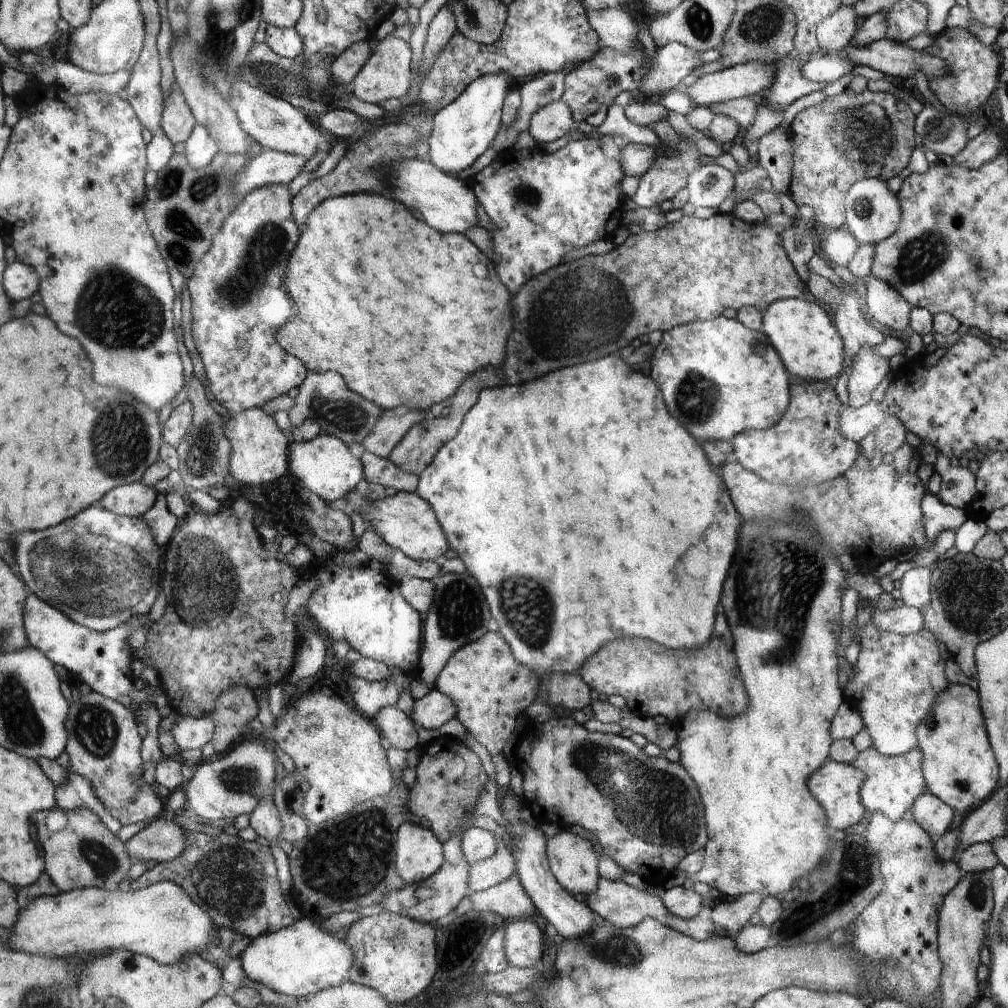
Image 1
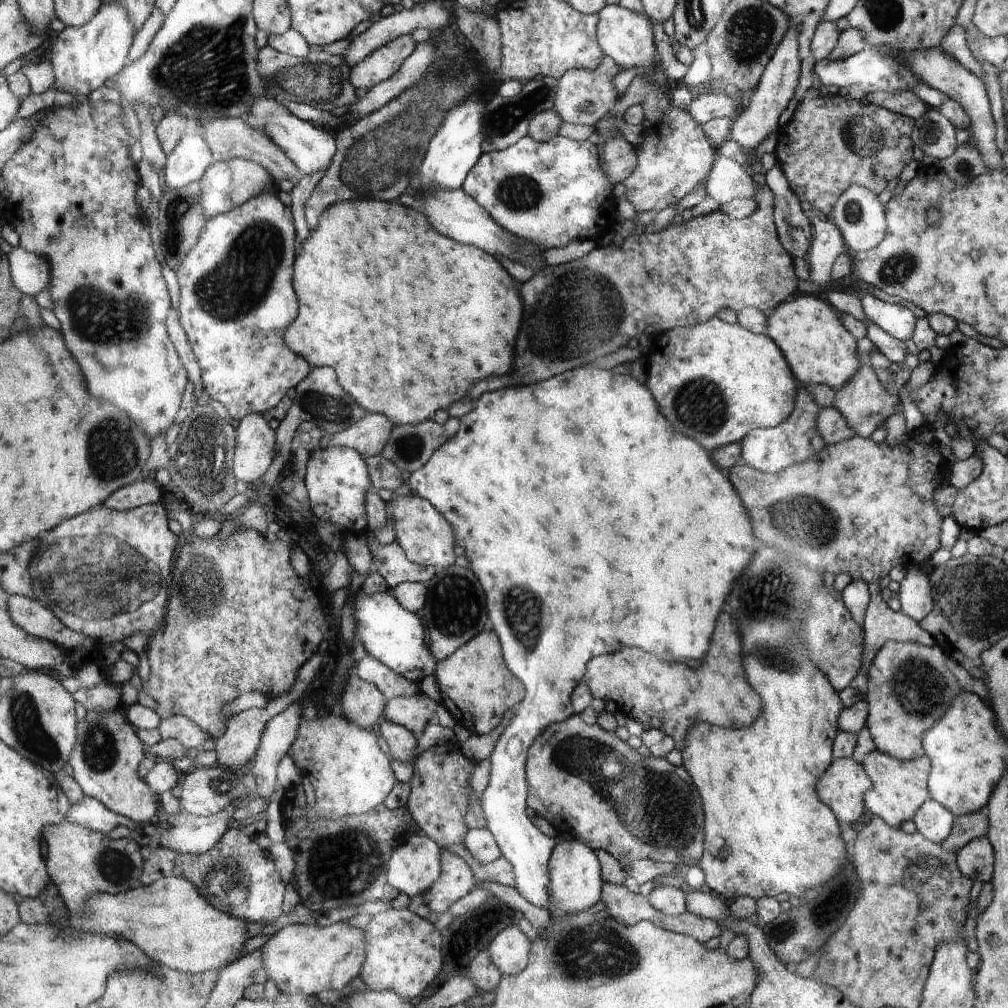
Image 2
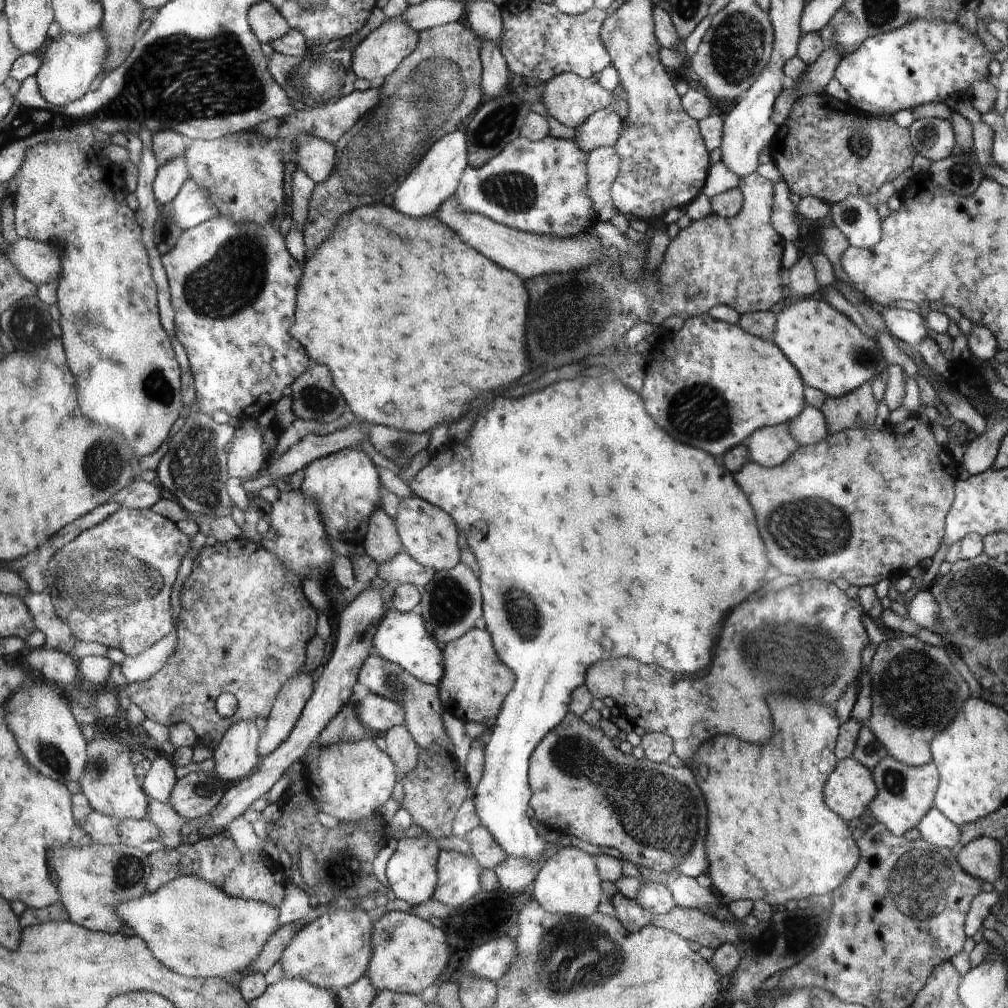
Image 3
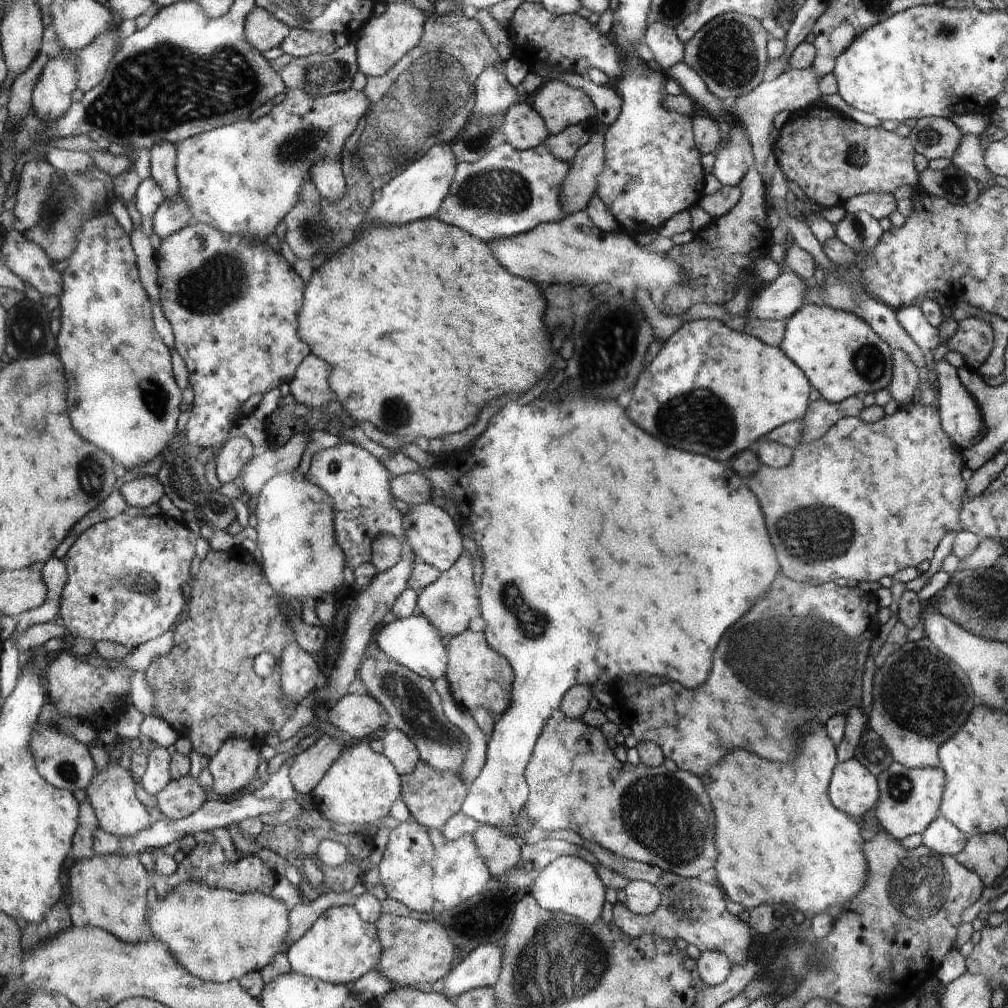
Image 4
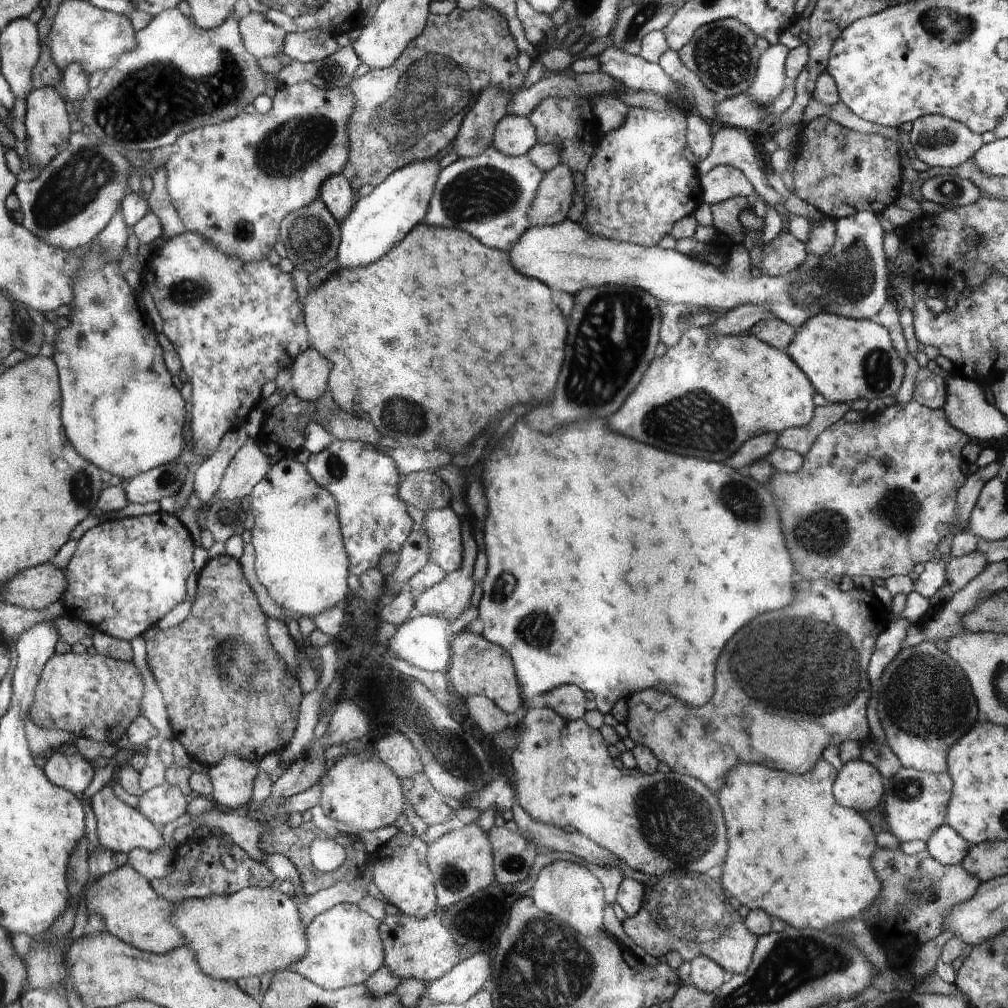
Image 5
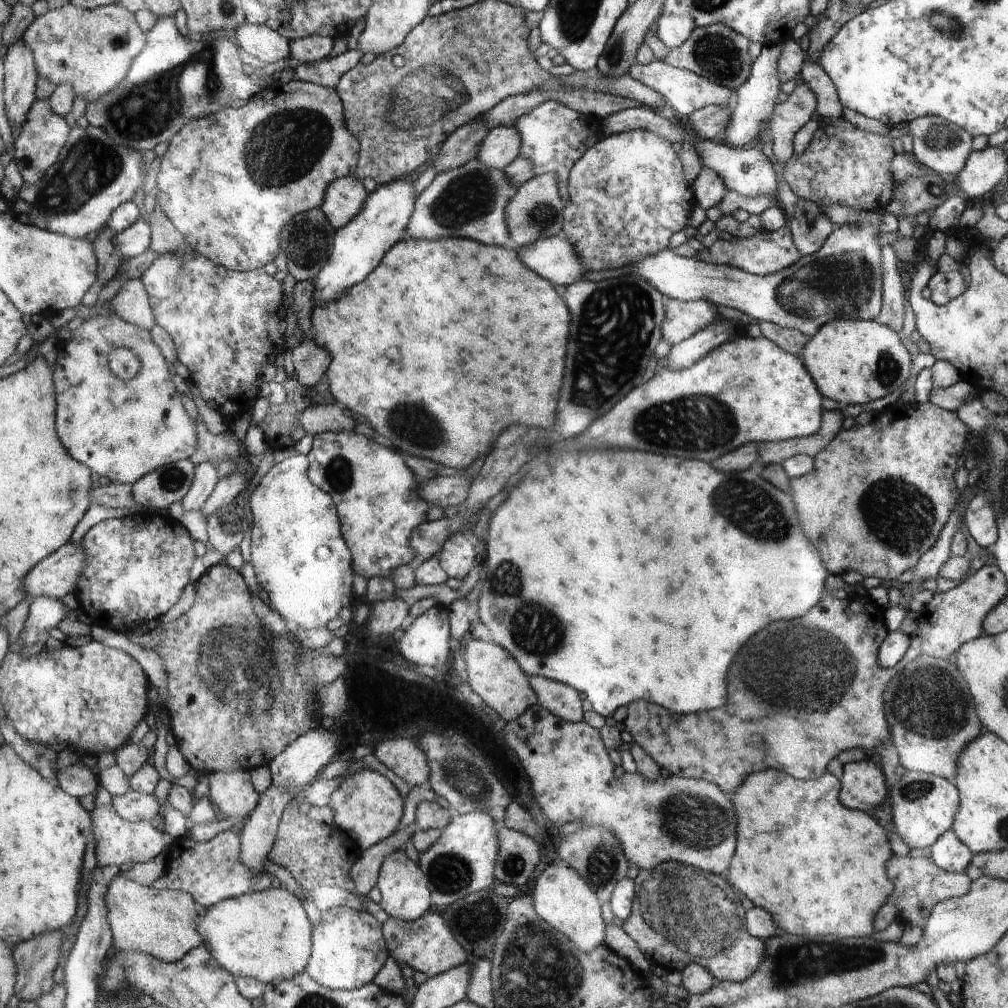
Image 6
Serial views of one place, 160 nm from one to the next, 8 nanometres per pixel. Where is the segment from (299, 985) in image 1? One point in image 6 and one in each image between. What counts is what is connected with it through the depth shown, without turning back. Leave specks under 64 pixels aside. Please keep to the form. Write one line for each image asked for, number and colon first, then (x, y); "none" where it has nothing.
2: (308, 959)
3: (335, 950)
4: (339, 948)
5: (344, 946)
6: (349, 950)

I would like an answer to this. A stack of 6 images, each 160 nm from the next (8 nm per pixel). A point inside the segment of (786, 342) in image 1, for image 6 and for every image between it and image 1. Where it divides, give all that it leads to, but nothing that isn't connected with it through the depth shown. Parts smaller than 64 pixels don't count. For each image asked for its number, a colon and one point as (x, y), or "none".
2: (820, 350)
3: (834, 355)
4: (840, 354)
5: (846, 359)
6: (855, 362)

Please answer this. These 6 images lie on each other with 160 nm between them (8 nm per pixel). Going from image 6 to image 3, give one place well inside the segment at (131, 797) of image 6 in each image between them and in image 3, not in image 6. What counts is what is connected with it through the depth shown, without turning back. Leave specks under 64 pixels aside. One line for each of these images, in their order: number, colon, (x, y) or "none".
3: (195, 795)
4: (182, 797)
5: (163, 804)

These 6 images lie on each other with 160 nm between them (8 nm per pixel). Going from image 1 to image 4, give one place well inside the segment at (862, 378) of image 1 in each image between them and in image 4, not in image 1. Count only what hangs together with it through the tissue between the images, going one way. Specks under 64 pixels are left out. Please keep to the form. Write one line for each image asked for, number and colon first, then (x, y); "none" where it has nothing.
2: (864, 401)
3: (857, 408)
4: (822, 415)

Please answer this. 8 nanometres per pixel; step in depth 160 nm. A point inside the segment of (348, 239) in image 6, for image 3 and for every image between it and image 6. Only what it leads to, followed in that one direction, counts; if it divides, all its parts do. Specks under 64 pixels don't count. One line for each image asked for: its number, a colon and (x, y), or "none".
3: (435, 180)
4: (419, 191)
5: (400, 203)

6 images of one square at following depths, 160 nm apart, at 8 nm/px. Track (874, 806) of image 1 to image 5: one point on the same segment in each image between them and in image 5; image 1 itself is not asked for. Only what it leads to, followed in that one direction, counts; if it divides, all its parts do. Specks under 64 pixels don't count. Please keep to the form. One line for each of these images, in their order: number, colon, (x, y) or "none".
2: (899, 788)
3: (905, 794)
4: (910, 799)
5: (916, 802)

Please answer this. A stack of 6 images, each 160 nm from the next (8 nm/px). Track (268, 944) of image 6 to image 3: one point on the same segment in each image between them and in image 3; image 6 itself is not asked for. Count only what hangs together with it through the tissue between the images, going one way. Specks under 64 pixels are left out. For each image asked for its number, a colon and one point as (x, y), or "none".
3: (196, 929)
4: (218, 935)
5: (247, 934)

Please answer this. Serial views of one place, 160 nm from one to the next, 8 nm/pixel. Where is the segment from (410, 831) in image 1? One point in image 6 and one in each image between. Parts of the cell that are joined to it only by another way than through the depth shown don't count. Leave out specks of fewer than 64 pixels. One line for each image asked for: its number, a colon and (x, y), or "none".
2: (415, 865)
3: (411, 871)
4: (406, 872)
5: (400, 871)
6: (403, 890)

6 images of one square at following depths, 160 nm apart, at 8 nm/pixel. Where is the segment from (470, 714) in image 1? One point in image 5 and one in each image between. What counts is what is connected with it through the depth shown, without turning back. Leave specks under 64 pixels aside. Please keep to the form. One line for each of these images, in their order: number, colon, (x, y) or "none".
2: (476, 686)
3: (476, 682)
4: (479, 678)
5: (478, 667)

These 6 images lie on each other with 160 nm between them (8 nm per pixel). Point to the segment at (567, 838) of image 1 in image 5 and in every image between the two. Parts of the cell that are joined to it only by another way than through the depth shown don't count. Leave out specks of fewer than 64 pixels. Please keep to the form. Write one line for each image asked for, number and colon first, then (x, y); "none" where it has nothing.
2: (575, 872)
3: (568, 882)
4: (569, 885)
5: (568, 892)

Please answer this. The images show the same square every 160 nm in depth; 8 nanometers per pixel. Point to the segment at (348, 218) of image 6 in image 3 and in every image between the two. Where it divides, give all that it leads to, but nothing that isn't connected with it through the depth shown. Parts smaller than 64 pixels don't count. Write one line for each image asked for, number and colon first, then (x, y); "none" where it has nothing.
3: (316, 158)
4: (327, 176)
5: (339, 197)

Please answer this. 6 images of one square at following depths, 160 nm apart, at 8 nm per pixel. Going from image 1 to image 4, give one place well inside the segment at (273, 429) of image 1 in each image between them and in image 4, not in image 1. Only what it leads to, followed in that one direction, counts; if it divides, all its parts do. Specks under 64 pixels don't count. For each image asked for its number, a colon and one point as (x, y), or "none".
2: (255, 446)
3: (245, 457)
4: (236, 452)

